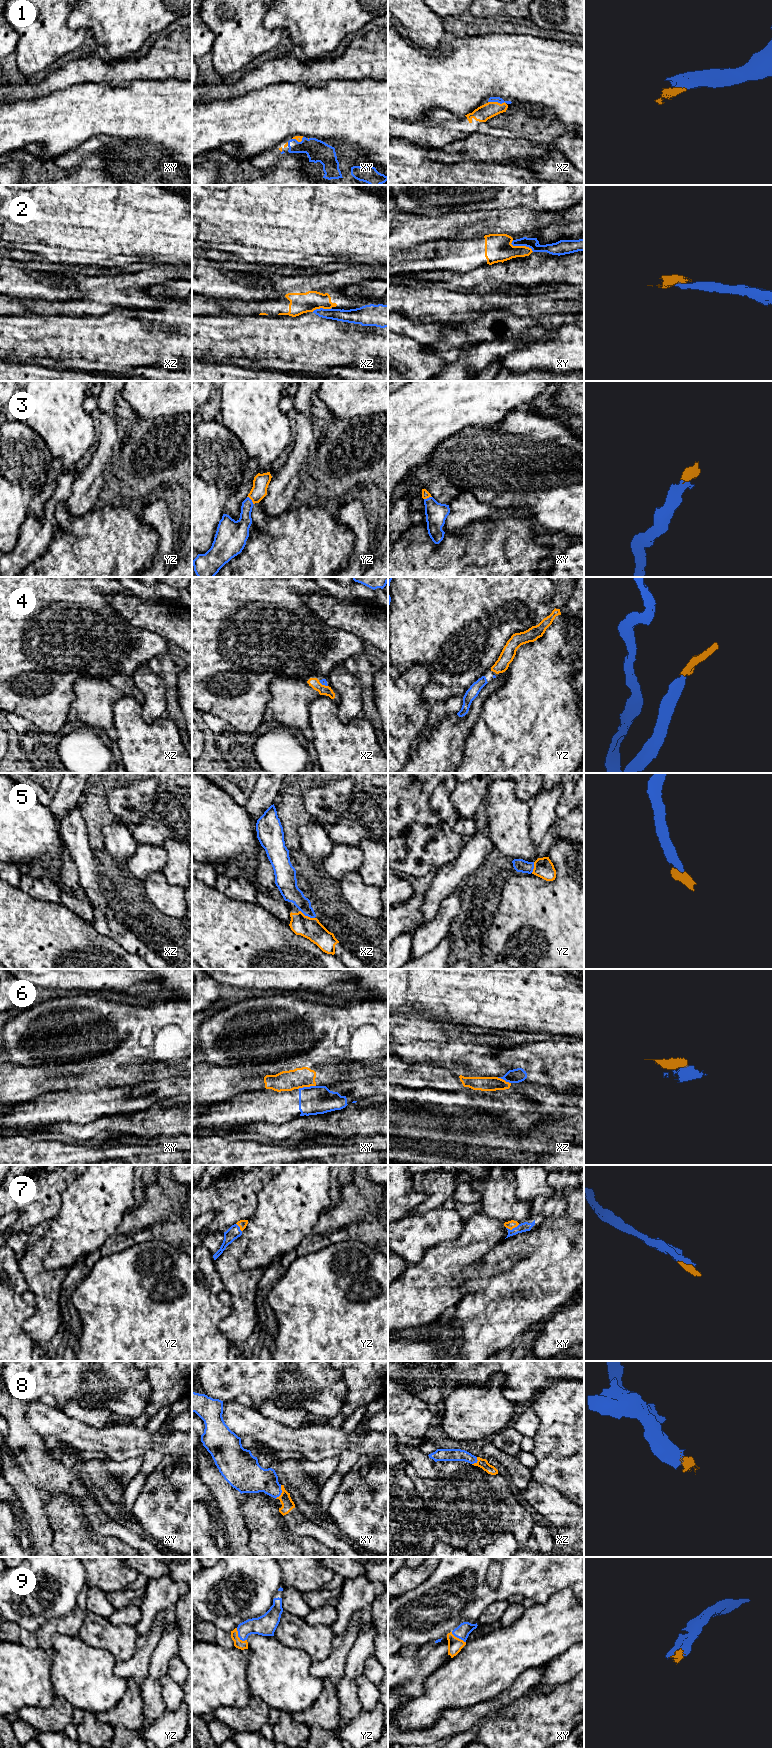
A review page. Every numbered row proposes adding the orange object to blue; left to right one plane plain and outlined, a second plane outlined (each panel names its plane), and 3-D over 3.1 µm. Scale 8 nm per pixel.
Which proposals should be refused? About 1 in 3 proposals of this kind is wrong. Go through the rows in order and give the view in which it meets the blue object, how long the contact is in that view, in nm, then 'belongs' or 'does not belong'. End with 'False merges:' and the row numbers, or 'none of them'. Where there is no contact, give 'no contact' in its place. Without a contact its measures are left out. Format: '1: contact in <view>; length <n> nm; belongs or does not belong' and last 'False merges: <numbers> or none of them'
1: contact in xz; length 140 nm; belongs
2: contact in xy; length 200 nm; does not belong
3: contact in yz; length 90 nm; belongs
4: contact in xz; length 80 nm; belongs
5: contact in xz; length 140 nm; belongs
6: contact in xy; length 150 nm; does not belong
7: contact in xy; length 120 nm; belongs
8: contact in xy; length 120 nm; belongs
9: contact in yz; length 130 nm; belongs
False merges: 2, 6

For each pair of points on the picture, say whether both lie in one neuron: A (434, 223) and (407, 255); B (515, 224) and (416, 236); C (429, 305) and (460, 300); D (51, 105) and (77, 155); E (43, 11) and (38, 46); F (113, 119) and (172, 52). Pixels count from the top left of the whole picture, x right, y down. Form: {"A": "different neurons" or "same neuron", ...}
{"A": "different neurons", "B": "same neuron", "C": "same neuron", "D": "different neurons", "E": "same neuron", "F": "different neurons"}

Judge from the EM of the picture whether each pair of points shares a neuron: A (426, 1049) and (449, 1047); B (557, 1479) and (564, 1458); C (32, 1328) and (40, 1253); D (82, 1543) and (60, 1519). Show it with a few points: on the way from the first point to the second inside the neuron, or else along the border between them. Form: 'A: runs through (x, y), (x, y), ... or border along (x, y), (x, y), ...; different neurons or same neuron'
A: runs through (432, 1046), (443, 1047); same neuron
B: runs through (560, 1474), (564, 1470), (564, 1463); same neuron
C: runs through (42, 1309), (42, 1282), (38, 1278), (38, 1272); same neuron
D: runs through (76, 1537), (66, 1525); same neuron

